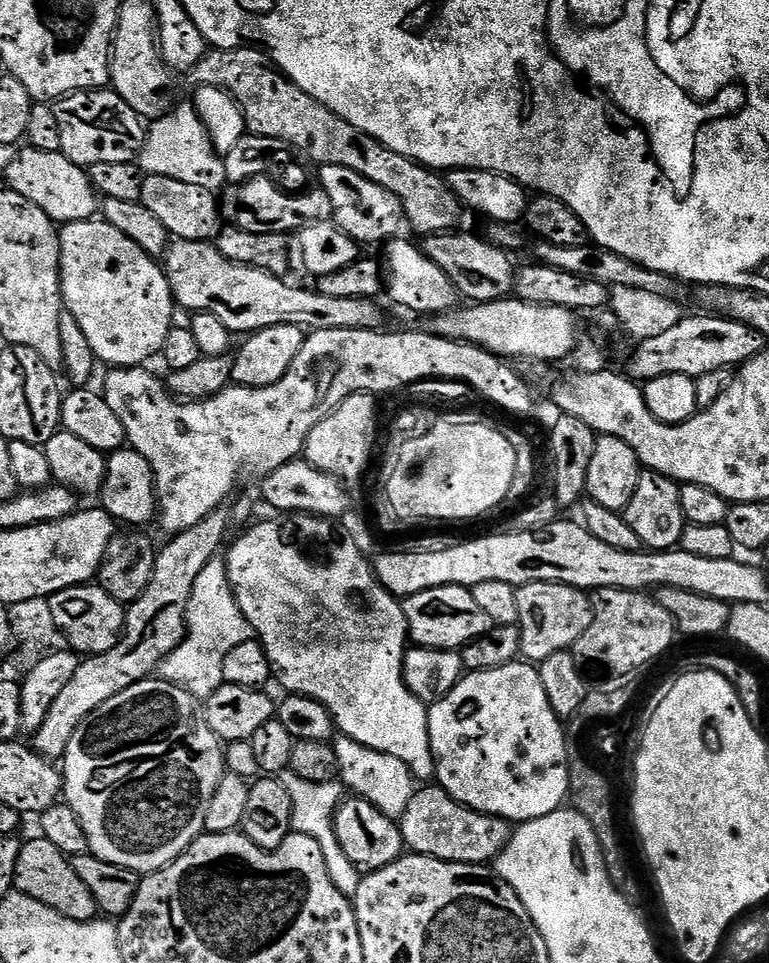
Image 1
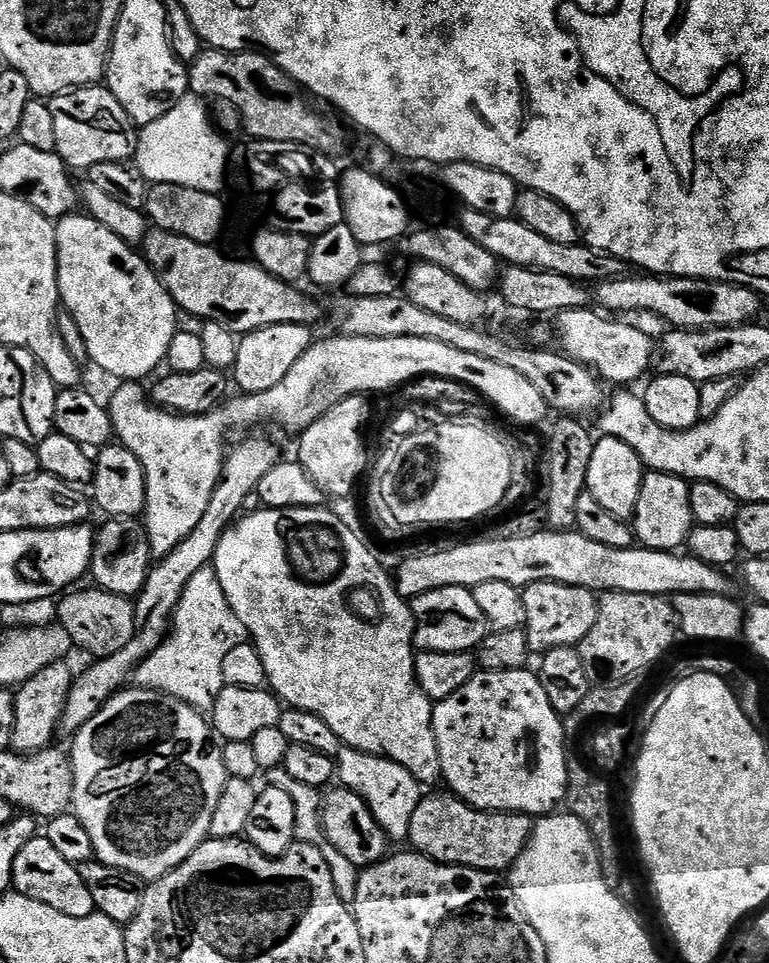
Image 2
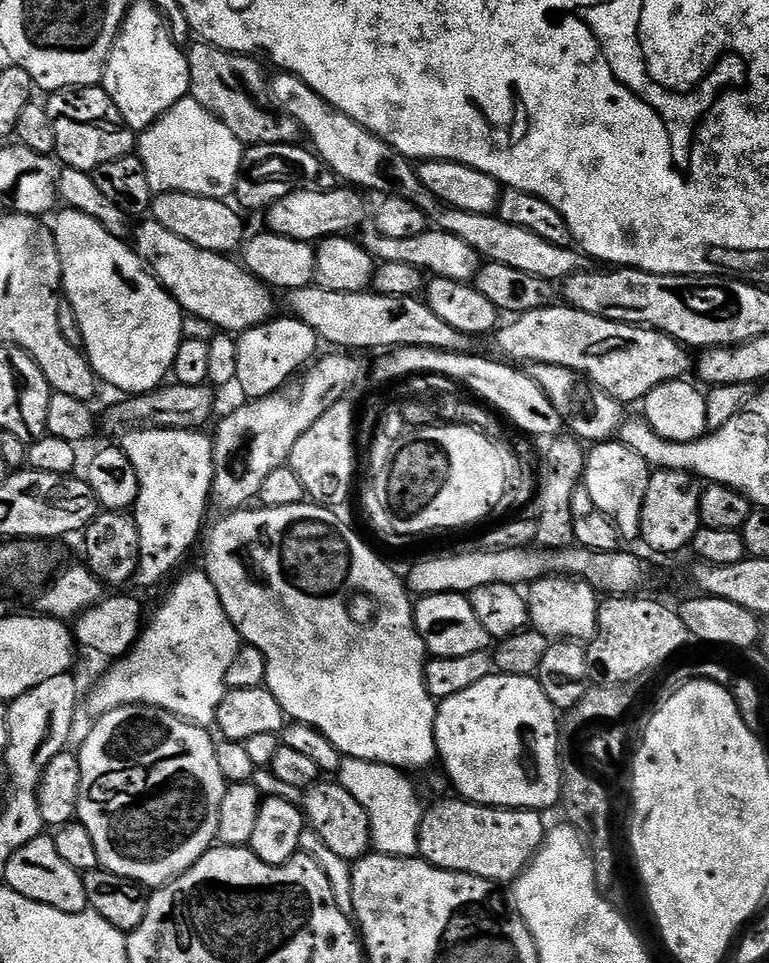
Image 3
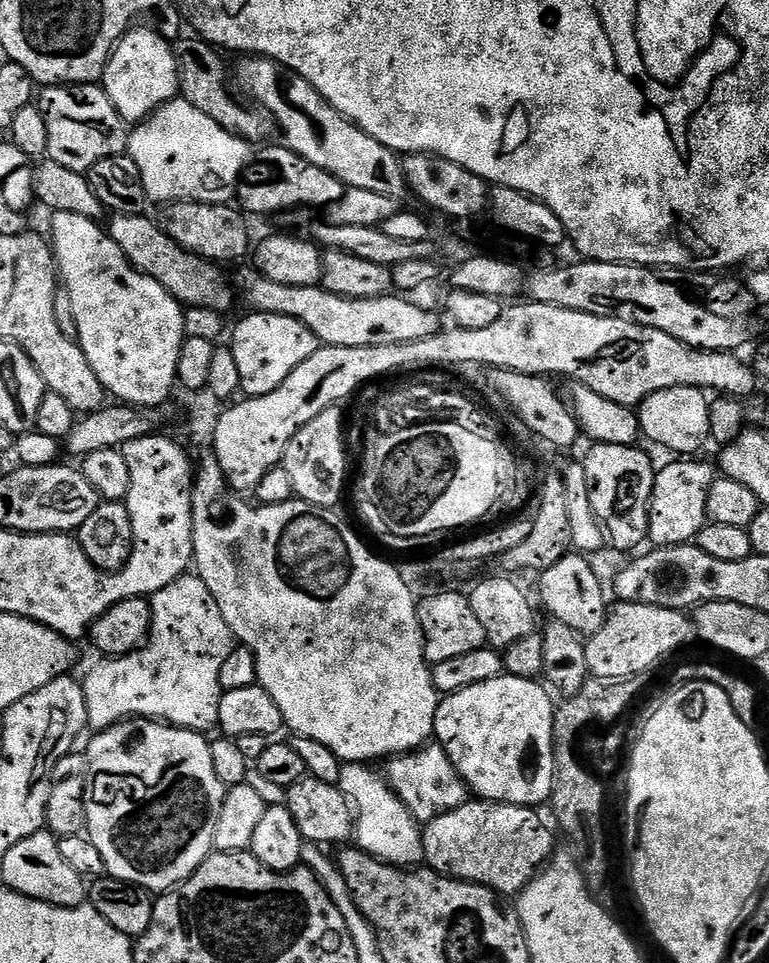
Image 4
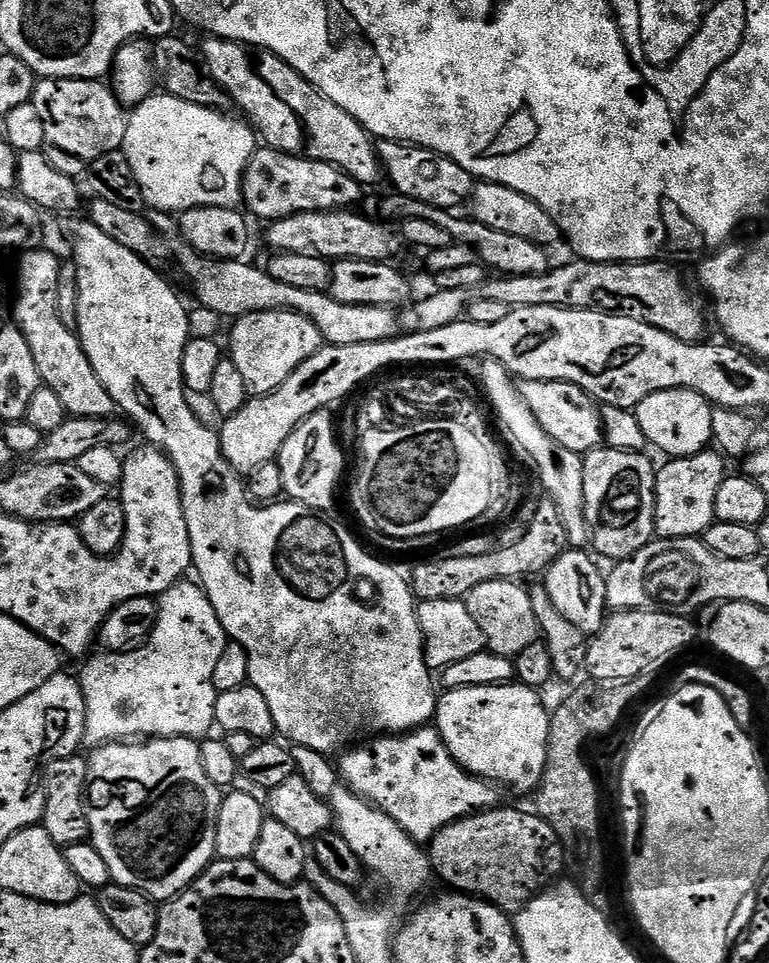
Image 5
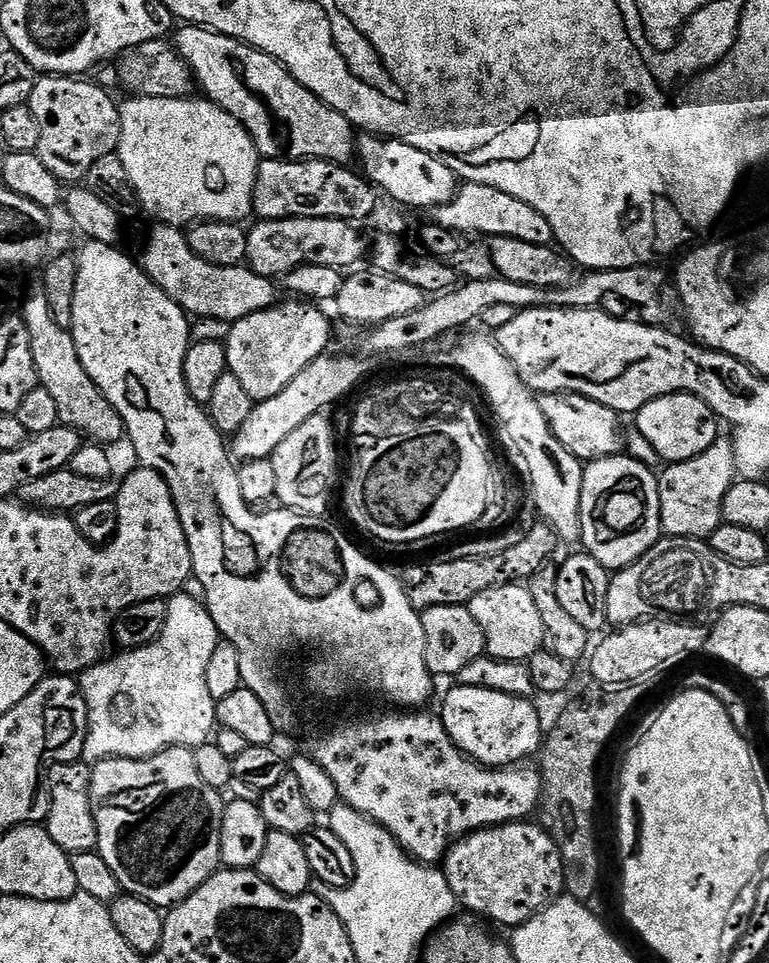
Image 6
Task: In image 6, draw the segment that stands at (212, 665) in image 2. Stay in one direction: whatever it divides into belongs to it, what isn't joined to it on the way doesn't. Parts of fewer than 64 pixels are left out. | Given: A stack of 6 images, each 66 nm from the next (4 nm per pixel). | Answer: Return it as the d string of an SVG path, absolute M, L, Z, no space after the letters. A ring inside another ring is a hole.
M181 590L175 596L167 597L166 622L157 640L146 646L121 651L121 656L105 658L92 668L79 673L80 693L84 695L88 711L88 733L84 743L83 763L91 766L100 760L112 760L121 756L127 760L145 760L163 752L166 748L191 748L209 743L217 731L216 699L206 690L206 669L210 657L222 642L214 618L210 618L207 603L195 600Z

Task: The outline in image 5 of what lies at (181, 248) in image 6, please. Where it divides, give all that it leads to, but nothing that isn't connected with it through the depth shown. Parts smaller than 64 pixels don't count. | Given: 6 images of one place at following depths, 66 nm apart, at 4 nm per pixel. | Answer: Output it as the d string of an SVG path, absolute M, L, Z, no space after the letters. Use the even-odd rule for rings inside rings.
M192 259L196 260L188 260L184 264L192 279L192 288L196 291L201 306L220 316L239 318L255 312L297 312L314 322L314 326L318 326L320 339L328 346L391 340L401 331L397 313L391 307L346 306L346 302L338 302L328 292L298 290L298 286L286 286L286 282L278 282L278 278L271 276L263 267L255 268L252 264L244 264L243 259Z

